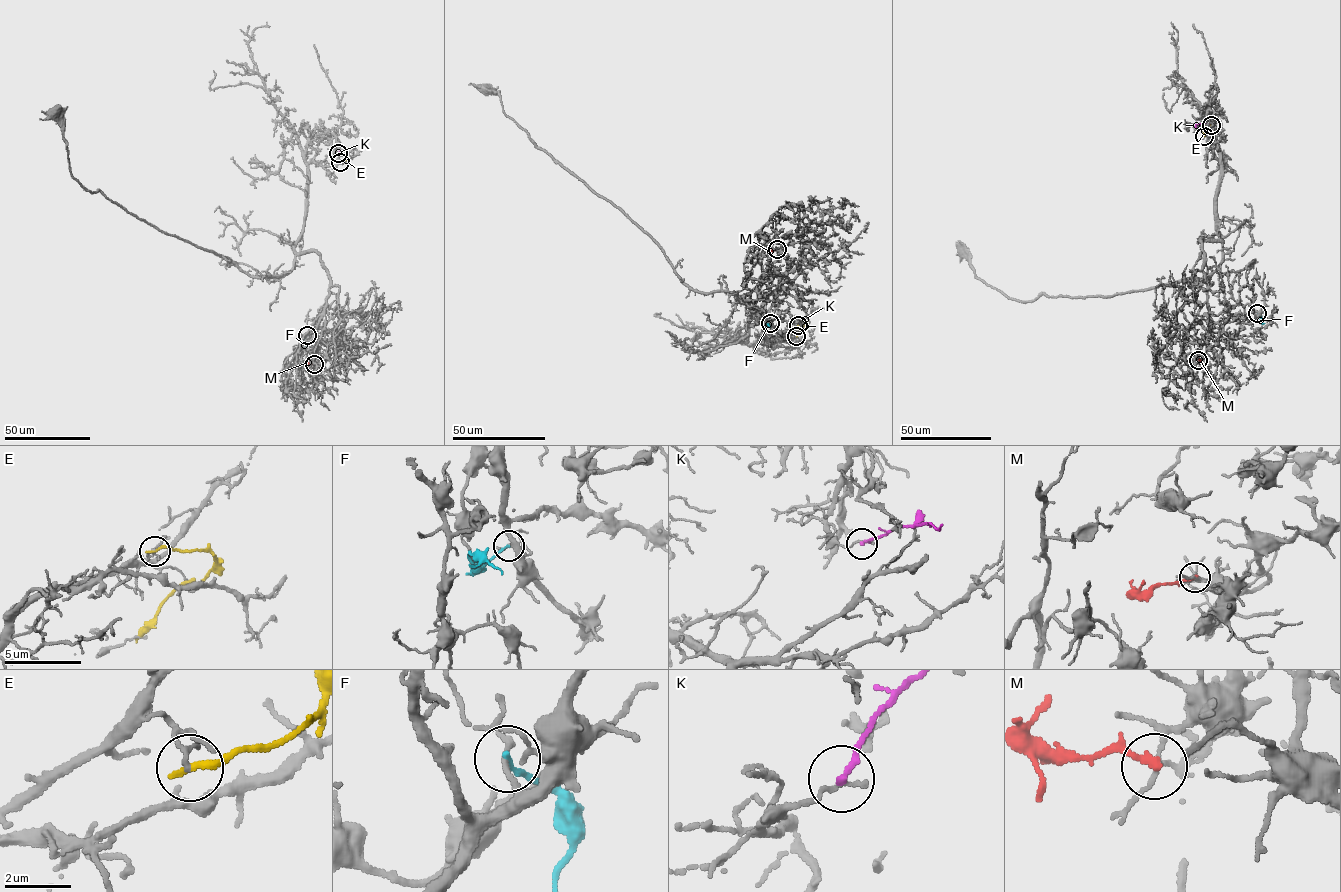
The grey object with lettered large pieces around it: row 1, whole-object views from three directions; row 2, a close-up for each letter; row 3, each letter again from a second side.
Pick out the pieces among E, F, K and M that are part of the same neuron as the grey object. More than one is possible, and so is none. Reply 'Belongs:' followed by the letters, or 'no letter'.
Belongs: no letter

